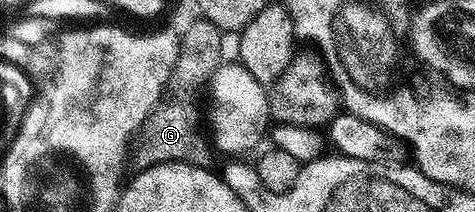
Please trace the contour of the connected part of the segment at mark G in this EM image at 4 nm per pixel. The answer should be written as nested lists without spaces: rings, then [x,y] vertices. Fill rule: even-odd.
[[[198,17],[195,23],[187,25],[186,32],[181,32],[176,65],[172,69],[170,80],[166,83],[165,98],[146,118],[132,147],[132,163],[135,163],[138,171],[161,163],[187,163],[197,167],[210,167],[213,164],[215,152],[204,131],[202,136],[202,131],[198,128],[198,90],[201,87],[203,90],[209,84],[214,71],[223,62],[223,36],[222,28],[205,17]]]

